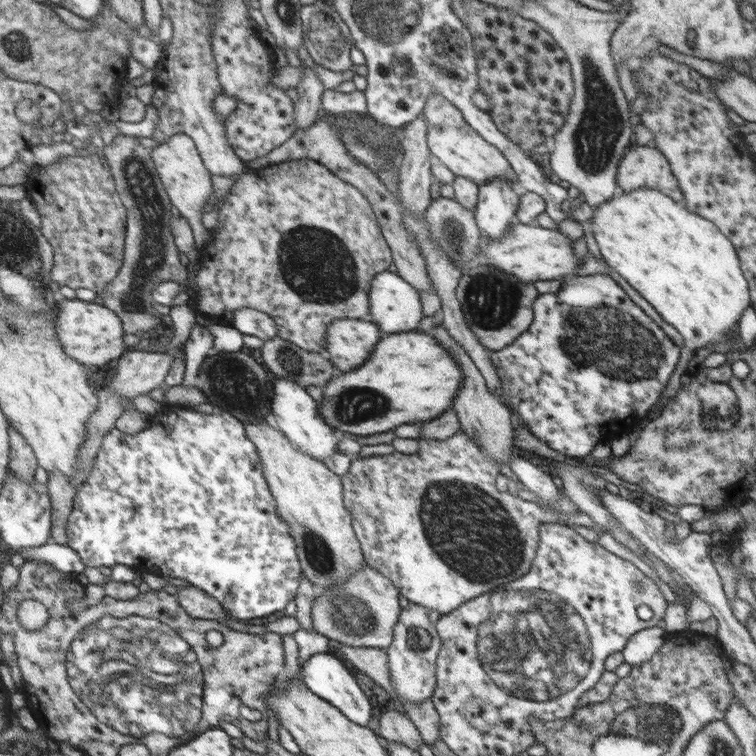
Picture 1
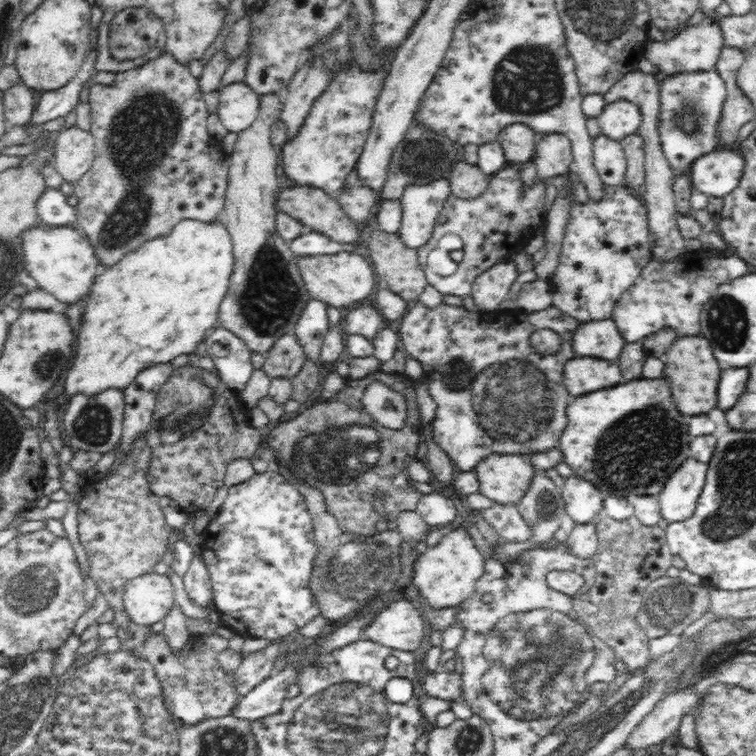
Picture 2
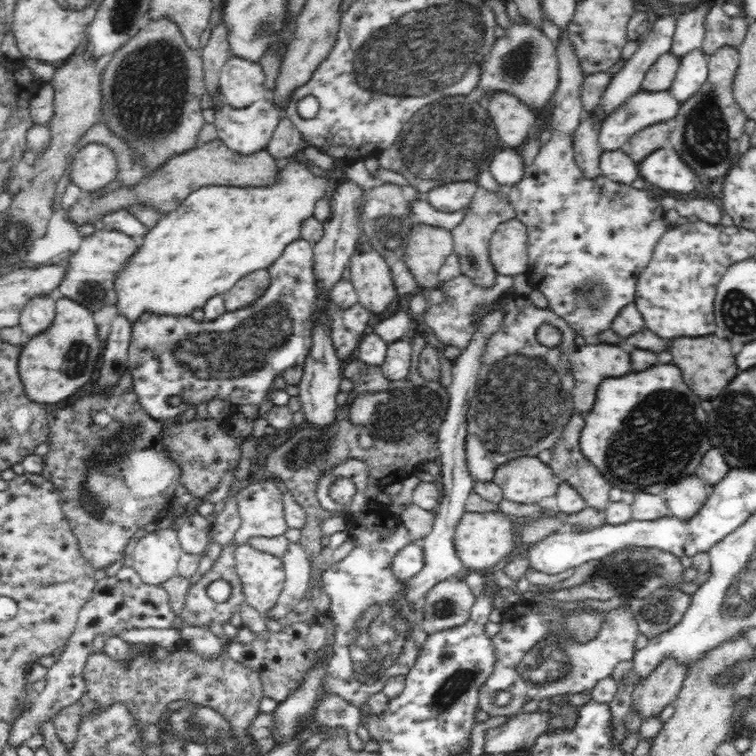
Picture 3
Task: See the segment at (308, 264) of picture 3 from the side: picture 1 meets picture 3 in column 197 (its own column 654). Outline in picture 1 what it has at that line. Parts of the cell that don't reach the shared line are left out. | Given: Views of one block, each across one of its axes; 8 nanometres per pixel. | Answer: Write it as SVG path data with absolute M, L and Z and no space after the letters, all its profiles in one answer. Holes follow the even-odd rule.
M575 275L561 279L554 295L539 294L529 329L505 349L491 351L490 359L504 380L499 384L500 403L515 413L538 440L570 457L589 454L599 440L610 441L621 432L628 434L660 399L667 376L679 362L679 348L609 275Z

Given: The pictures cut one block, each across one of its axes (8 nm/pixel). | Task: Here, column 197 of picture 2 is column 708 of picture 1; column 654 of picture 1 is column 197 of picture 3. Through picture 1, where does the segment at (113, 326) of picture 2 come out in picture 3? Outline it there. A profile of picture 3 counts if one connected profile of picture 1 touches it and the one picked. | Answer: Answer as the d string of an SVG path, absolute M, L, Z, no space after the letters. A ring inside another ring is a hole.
M288 162L282 172L280 172L280 182L270 186L258 186L258 187L233 187L233 186L205 186L190 193L190 196L186 197L186 200L178 207L178 210L173 210L169 213L164 213L156 226L148 228L145 235L143 235L143 242L140 248L134 252L133 256L126 262L125 266L122 266L122 271L114 278L114 291L116 291L116 308L117 314L126 317L130 321L130 325L134 328L134 323L144 313L154 313L158 315L170 315L179 317L180 315L191 314L195 310L203 310L203 306L207 300L210 300L213 296L223 295L226 291L229 291L243 276L250 274L251 272L268 268L273 262L276 262L280 255L284 252L284 249L289 243L300 239L301 225L305 222L306 218L312 216L314 212L314 204L316 200L324 198L326 196L326 188L328 188L328 182L324 178L316 178L312 176L312 172L308 172L304 168L304 164L300 162Z

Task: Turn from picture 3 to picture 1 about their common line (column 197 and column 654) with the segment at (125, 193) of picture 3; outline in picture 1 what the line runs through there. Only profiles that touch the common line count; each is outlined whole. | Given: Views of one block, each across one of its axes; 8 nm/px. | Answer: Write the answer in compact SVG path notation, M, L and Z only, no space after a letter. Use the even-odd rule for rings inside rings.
M650 144L629 147L618 162L615 180L620 192L651 188L684 206L682 190L666 157Z

